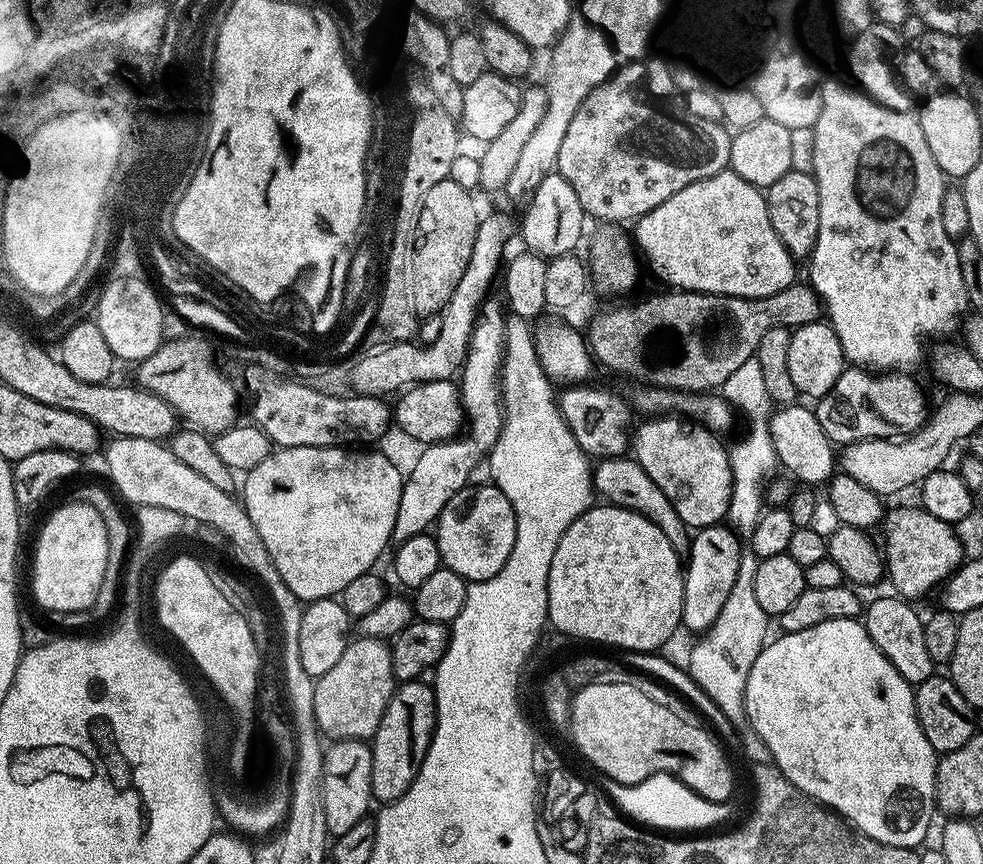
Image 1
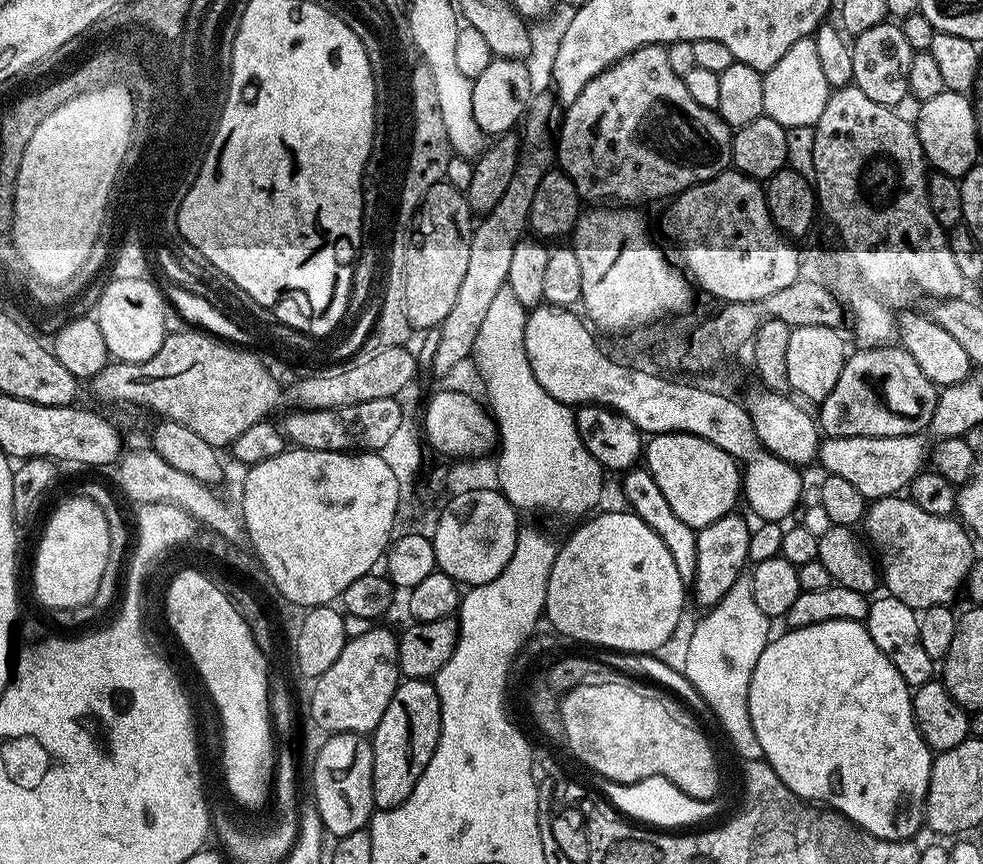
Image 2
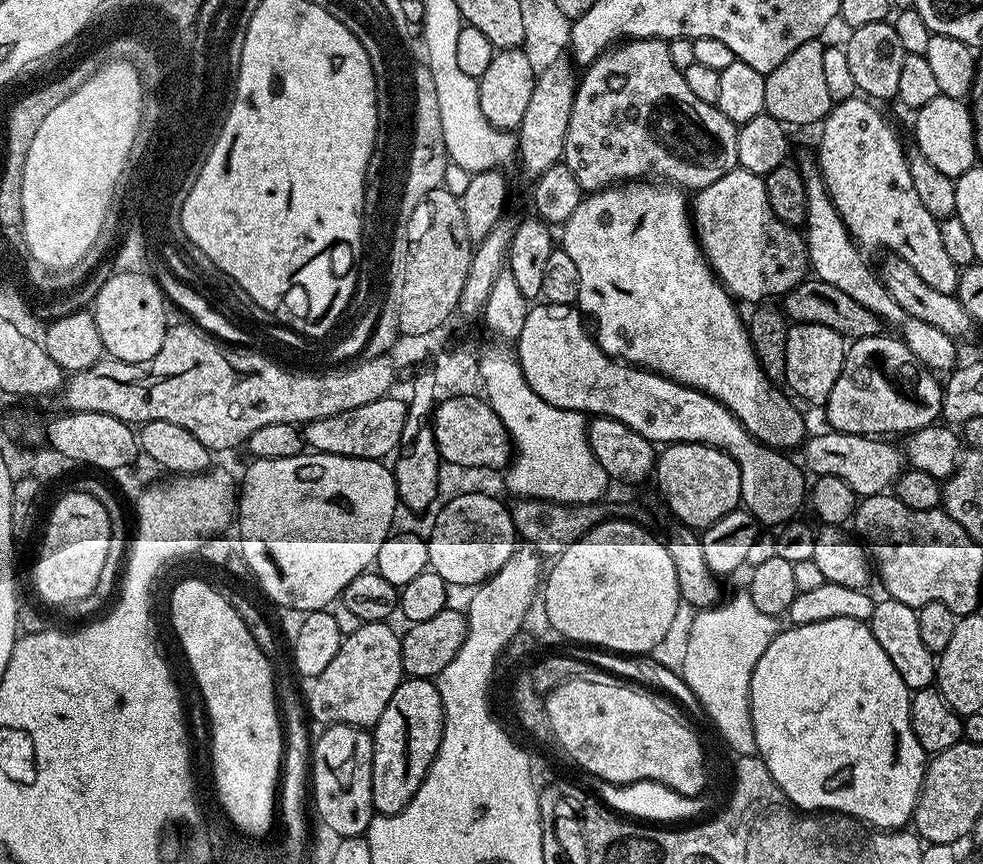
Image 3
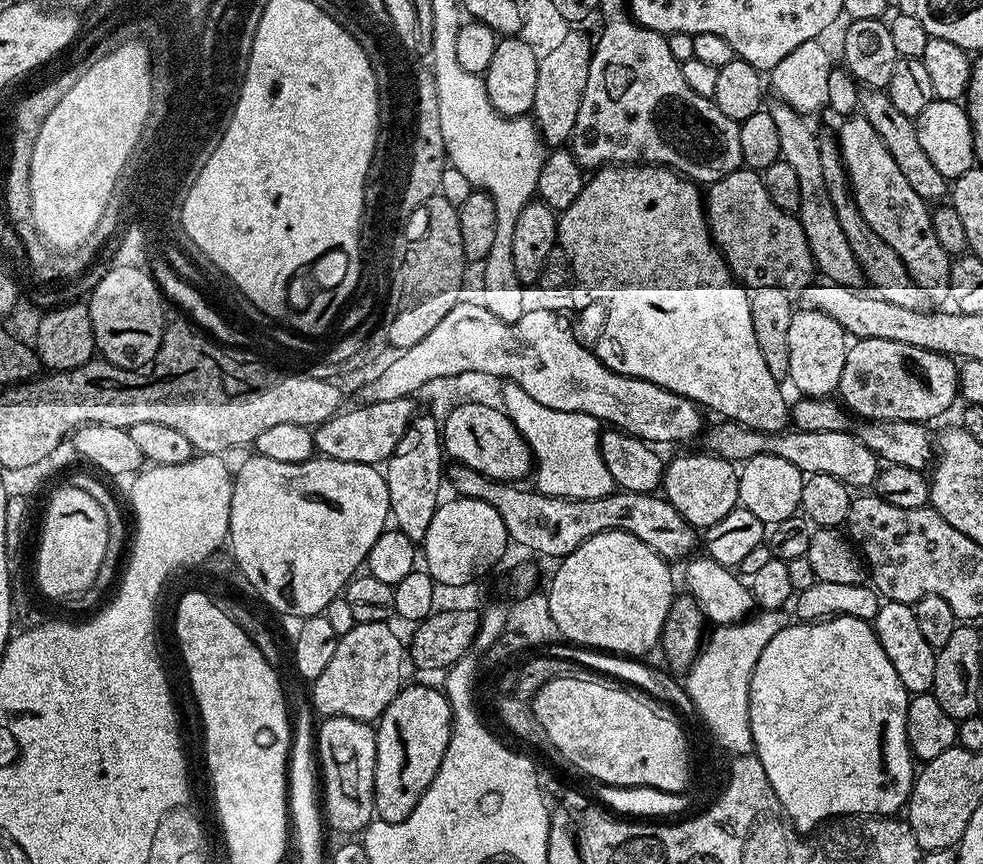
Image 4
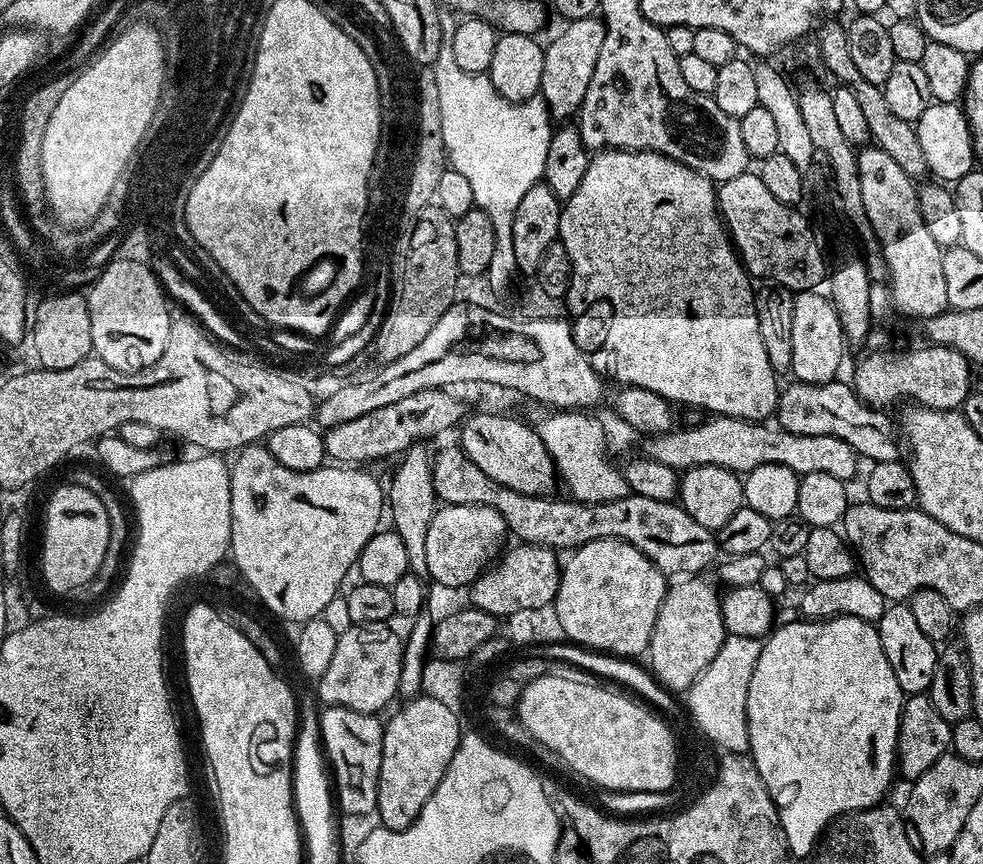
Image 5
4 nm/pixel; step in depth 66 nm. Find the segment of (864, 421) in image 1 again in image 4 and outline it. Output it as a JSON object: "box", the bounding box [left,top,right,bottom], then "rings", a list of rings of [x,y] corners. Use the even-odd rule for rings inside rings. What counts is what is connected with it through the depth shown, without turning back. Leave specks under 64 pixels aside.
{"box":[838,338,960,422],"rings":[[[886,338],[856,340],[846,354],[846,366],[842,366],[842,378],[838,399],[853,417],[866,420],[918,420],[932,422],[960,396],[960,370],[953,357],[943,352],[922,350],[918,346],[906,346],[906,342],[886,342]]]}

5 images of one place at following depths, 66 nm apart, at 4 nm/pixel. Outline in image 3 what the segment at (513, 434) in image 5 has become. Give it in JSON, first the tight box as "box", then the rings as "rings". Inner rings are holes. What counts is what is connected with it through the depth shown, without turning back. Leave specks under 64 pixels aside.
{"box":[431,394,514,469],"rings":[[[476,394],[451,396],[435,405],[431,420],[434,442],[441,461],[464,467],[507,469],[514,455],[512,440],[502,418],[494,414],[487,399]]]}

